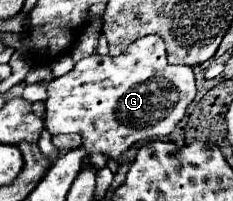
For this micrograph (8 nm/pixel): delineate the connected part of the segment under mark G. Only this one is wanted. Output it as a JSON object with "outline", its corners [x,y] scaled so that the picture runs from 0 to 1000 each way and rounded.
{"outline":[[[618,179],[567,209],[515,279],[395,269],[326,308],[326,328],[206,418],[197,637],[215,667],[343,667],[378,756],[446,756],[464,786],[515,786],[567,716],[644,687],[721,677],[781,597],[798,537],[841,478],[841,398],[815,328],[738,328],[712,299],[704,209],[678,179]]]}

